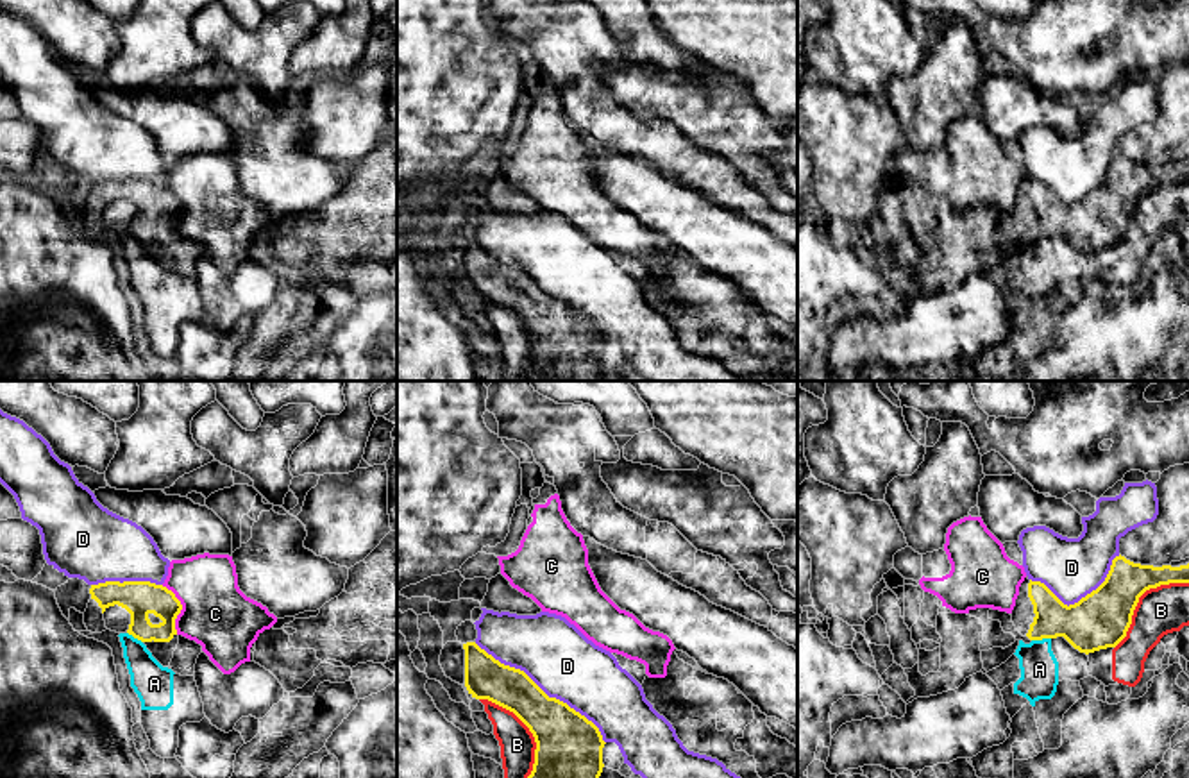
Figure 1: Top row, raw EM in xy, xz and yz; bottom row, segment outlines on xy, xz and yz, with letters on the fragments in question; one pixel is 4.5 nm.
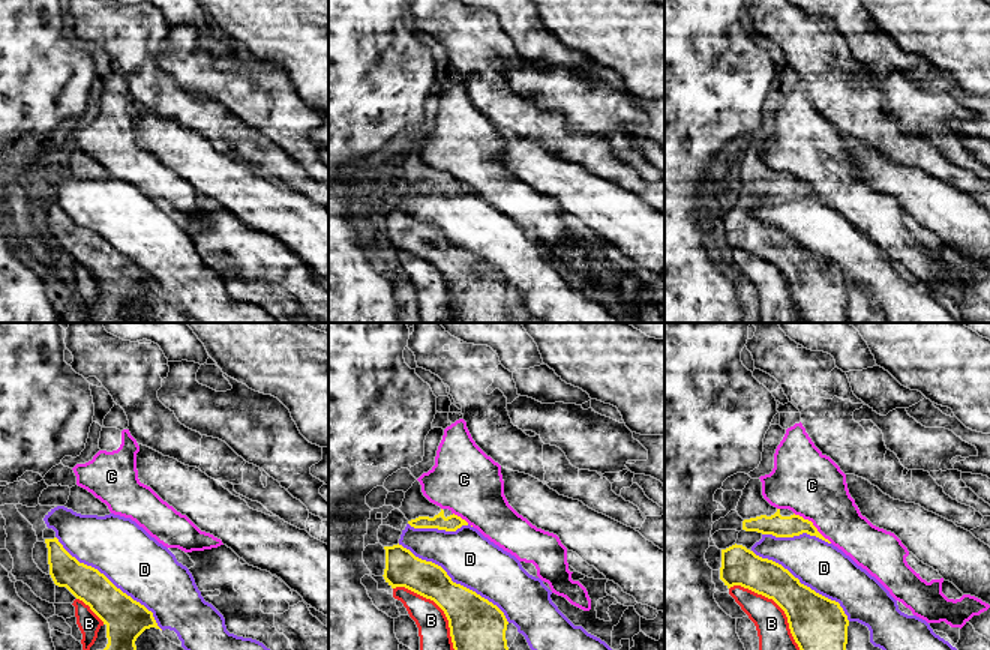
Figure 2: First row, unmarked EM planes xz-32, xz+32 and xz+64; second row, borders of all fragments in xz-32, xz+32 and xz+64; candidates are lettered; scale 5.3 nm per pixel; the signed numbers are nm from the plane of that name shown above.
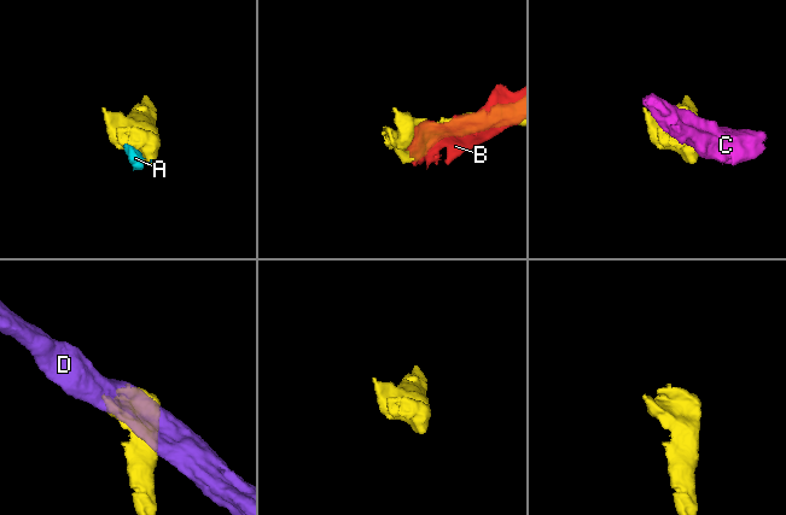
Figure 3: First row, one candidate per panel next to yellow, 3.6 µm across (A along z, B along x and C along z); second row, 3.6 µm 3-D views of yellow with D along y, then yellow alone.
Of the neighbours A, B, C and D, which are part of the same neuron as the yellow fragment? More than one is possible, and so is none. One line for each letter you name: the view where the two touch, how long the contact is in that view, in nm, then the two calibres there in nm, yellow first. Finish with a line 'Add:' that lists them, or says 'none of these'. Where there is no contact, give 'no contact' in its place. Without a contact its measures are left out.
Add: none of these

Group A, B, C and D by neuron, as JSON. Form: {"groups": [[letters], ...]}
{"groups": [["A", "B"], ["C"], ["D"]]}

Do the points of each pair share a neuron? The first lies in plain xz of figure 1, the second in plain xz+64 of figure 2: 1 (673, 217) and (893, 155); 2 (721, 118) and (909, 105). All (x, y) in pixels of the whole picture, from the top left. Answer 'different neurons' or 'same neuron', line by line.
1: different neurons
2: same neuron

